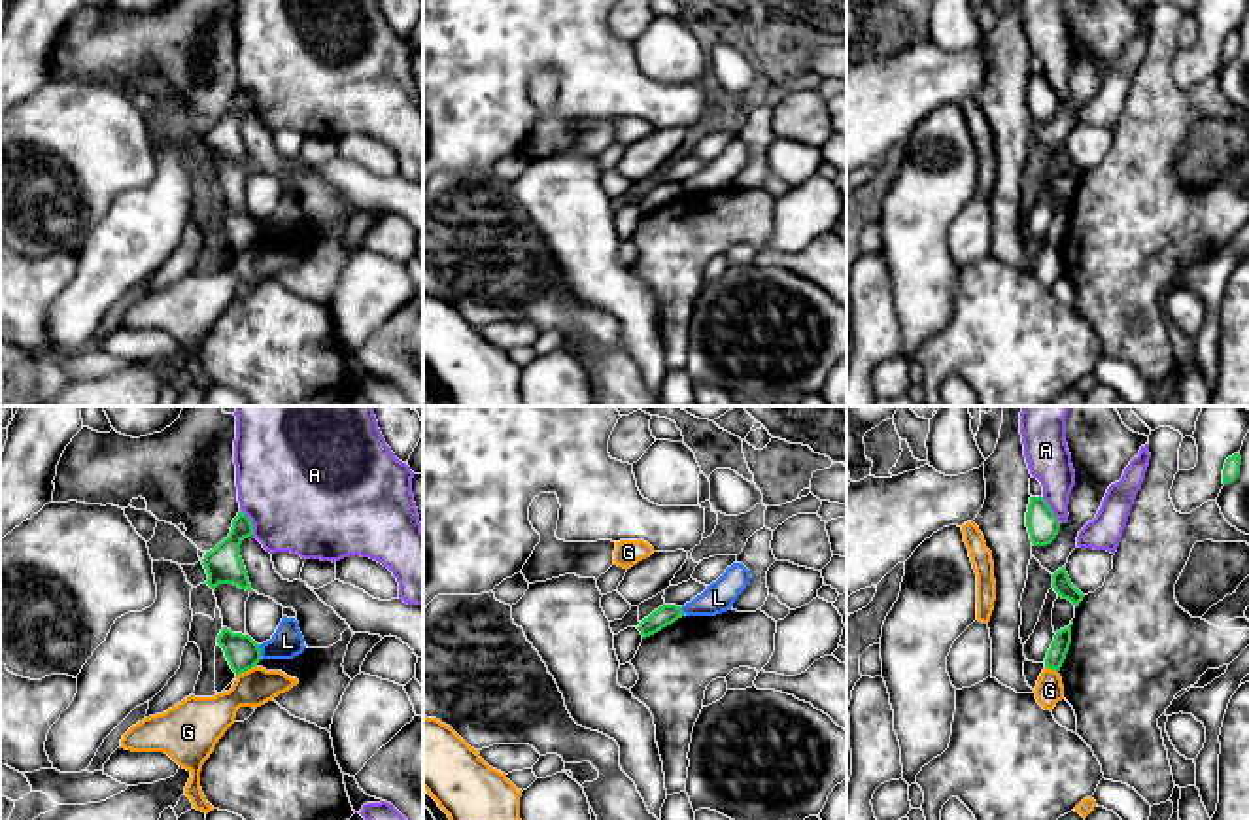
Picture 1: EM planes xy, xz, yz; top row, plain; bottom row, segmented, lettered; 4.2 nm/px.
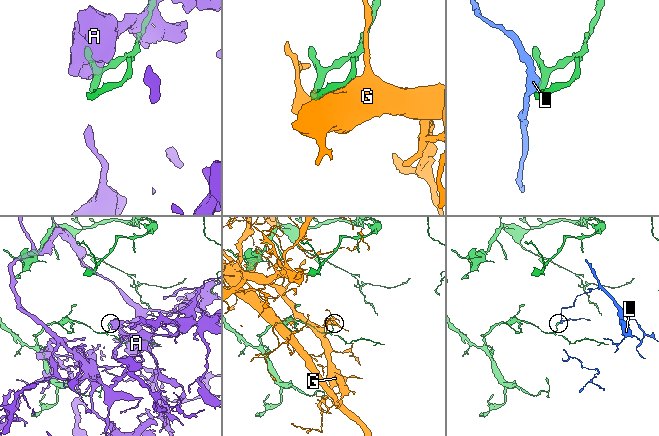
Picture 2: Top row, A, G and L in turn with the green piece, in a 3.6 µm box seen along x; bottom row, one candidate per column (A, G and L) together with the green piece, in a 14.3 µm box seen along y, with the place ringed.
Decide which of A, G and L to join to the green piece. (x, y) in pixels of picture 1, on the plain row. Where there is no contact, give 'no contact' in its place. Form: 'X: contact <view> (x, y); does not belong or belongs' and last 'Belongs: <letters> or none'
A: contact yz (1051, 87); does not belong
G: contact xy (246, 246); does not belong
L: contact xy (259, 227); does not belong
Belongs: none

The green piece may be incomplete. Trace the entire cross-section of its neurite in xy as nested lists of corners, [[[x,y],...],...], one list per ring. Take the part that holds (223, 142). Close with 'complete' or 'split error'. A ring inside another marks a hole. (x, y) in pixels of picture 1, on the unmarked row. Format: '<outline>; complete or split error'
[[[240,87],[232,96],[232,104],[227,115],[223,115],[214,127],[206,128],[202,142],[206,145],[206,161],[215,168],[219,161],[234,161],[240,166],[253,168],[244,138],[240,134],[240,121],[244,115],[253,113],[251,96]]]; complete

